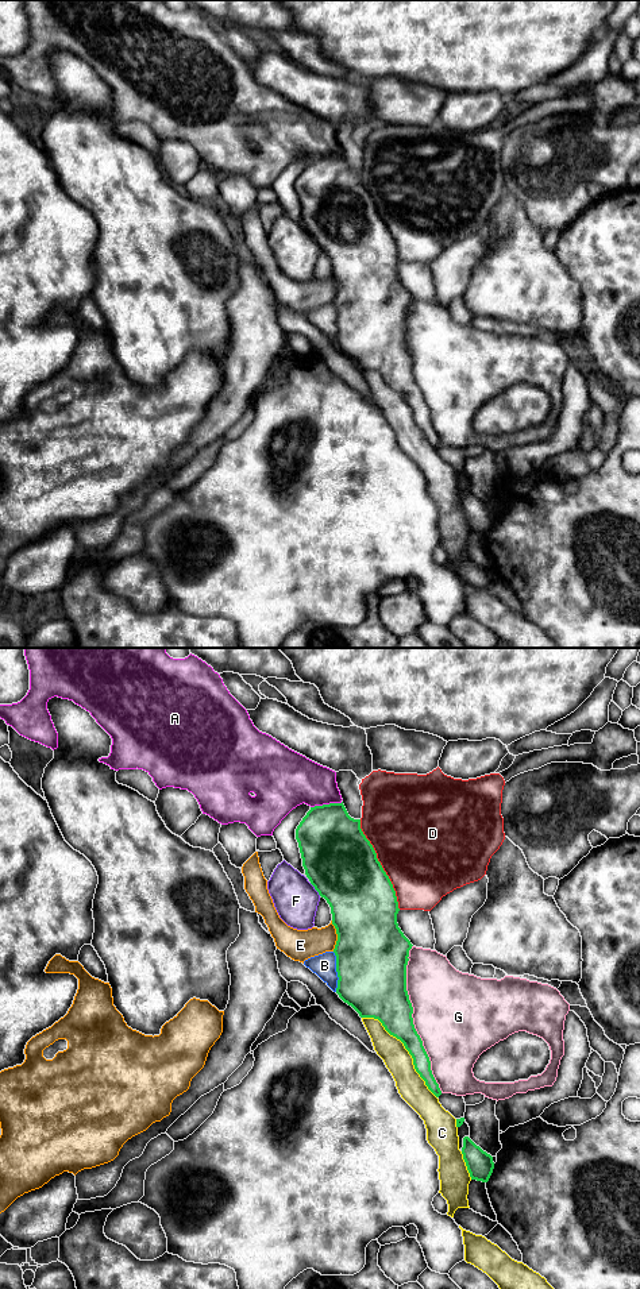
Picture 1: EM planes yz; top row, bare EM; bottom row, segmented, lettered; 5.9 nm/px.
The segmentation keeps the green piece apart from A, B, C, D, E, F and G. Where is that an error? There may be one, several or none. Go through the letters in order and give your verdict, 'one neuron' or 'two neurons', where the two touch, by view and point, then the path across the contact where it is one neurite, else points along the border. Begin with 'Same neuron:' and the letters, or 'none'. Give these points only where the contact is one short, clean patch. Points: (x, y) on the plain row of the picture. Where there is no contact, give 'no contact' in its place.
Same neuron: none
A: two neurons | yz (326, 157)
B: two neurons | yz (336, 323) | along yz (332, 304), (338, 330), (336, 343)
C: two neurons | yz (407, 401)
D: two neurons | yz (380, 216)
E: two neurons | yz (338, 288)
F: two neurons | yz (315, 240)
G: two neurons | yz (412, 371)

